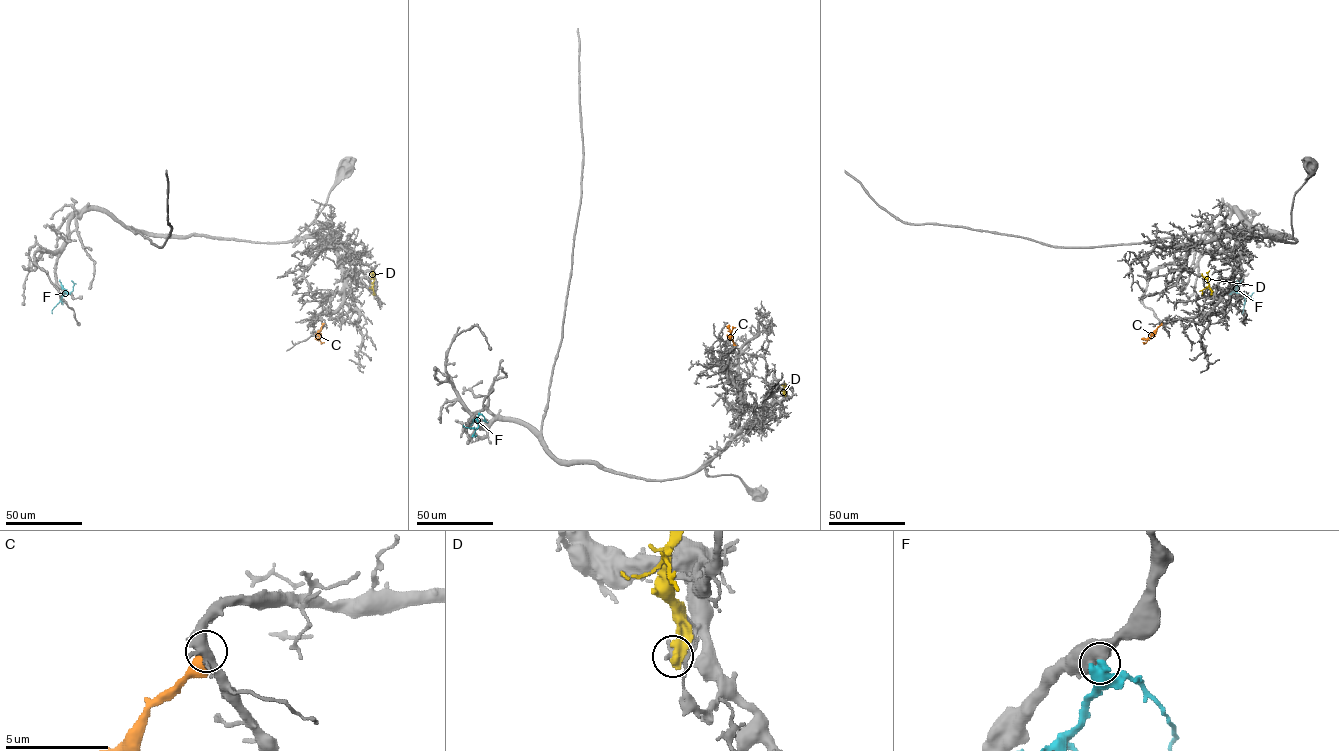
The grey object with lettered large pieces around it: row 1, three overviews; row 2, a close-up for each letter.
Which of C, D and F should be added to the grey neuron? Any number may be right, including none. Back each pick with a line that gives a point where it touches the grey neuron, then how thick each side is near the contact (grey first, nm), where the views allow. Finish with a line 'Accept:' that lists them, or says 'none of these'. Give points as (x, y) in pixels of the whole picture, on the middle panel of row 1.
Accept: none of these

